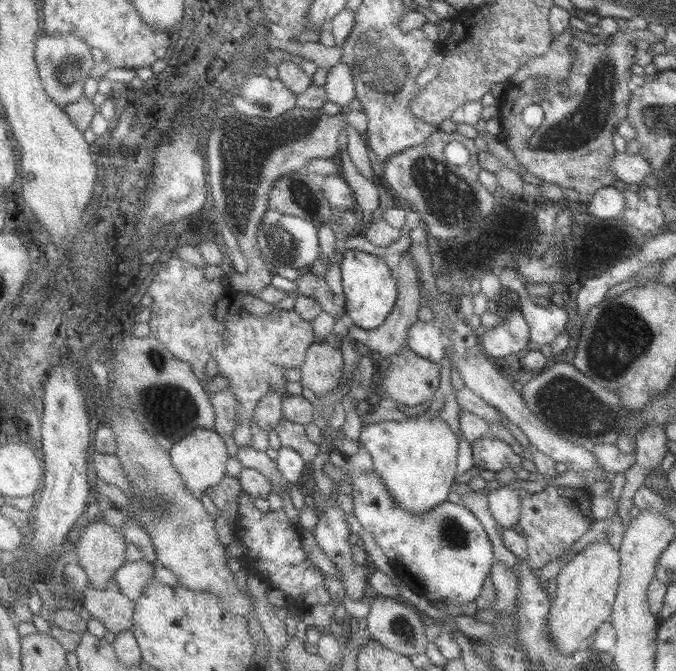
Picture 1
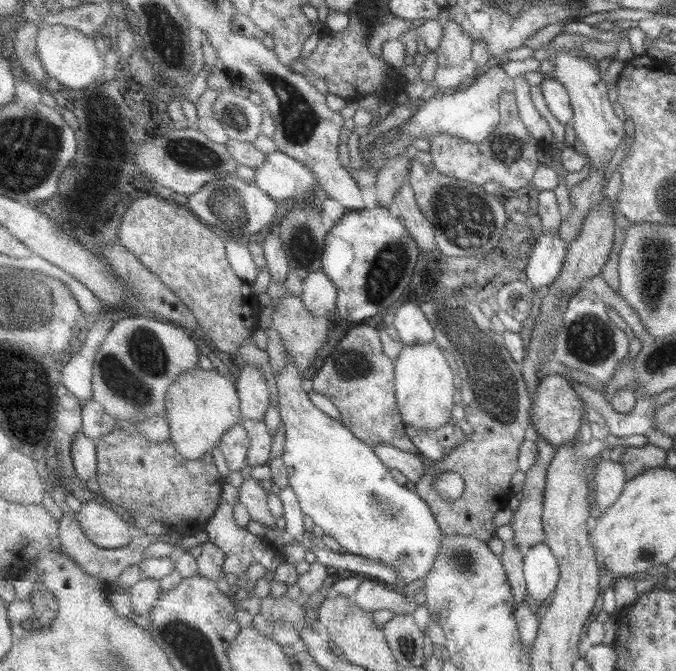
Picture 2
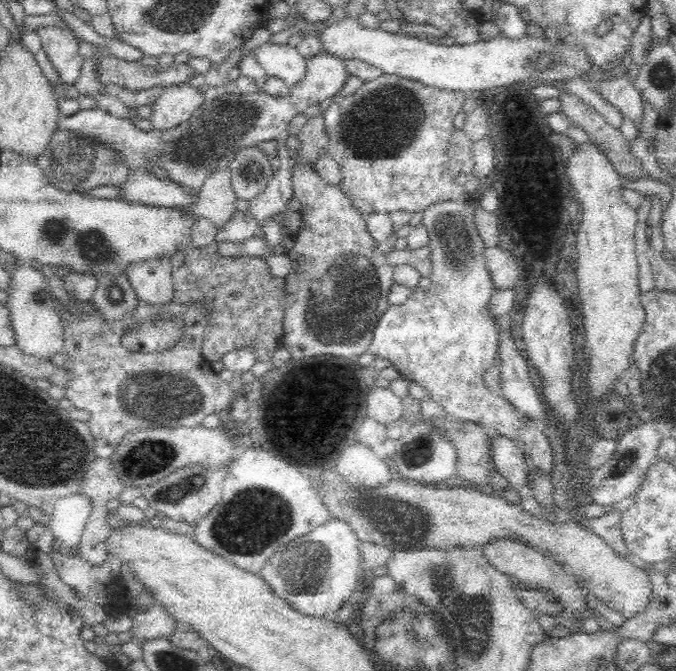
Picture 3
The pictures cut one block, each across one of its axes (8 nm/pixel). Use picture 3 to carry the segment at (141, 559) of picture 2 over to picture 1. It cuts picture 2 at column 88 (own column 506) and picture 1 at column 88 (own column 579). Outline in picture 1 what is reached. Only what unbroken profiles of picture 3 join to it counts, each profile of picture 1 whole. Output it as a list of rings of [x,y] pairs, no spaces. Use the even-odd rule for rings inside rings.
[[[115,578],[104,590],[88,587],[83,603],[91,616],[104,622],[116,636],[126,629],[134,630],[137,601],[122,592]]]

